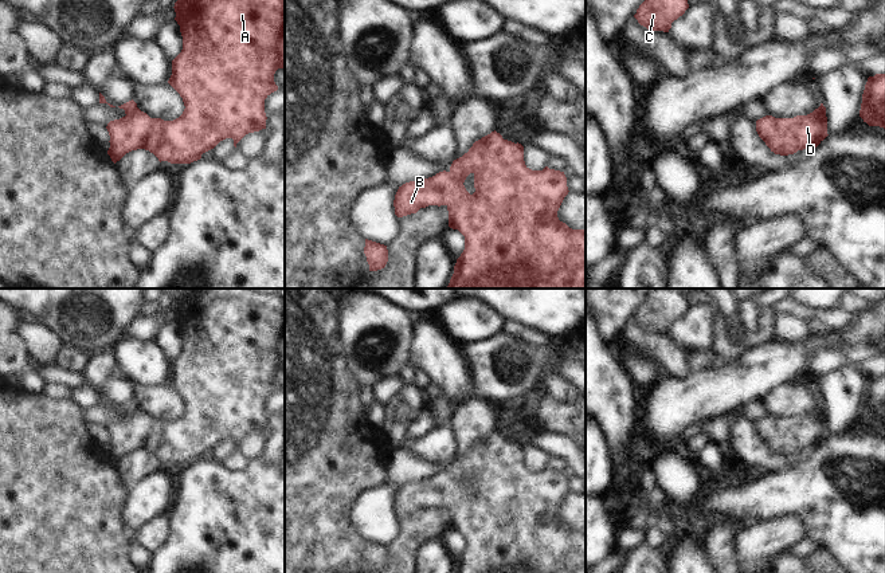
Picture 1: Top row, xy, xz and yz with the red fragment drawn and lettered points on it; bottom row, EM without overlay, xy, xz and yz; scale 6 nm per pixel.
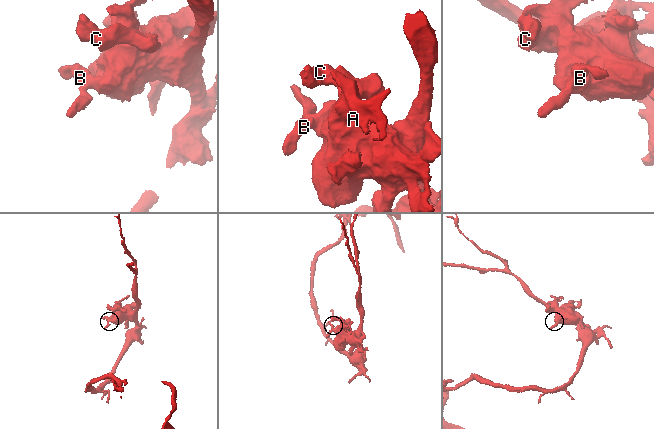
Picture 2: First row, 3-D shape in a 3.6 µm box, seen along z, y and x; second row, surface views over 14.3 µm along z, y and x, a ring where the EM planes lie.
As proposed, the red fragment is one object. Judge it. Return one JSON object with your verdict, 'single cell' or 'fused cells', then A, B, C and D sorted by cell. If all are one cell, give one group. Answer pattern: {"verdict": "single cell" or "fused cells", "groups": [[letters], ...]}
{"verdict": "single cell", "groups": [["A", "B", "C", "D"]]}

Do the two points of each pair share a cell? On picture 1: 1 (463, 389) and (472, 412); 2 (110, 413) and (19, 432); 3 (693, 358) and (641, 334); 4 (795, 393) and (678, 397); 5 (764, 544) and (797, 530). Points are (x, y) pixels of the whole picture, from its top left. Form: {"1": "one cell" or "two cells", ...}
{"1": "two cells", "2": "two cells", "3": "two cells", "4": "two cells", "5": "one cell"}

